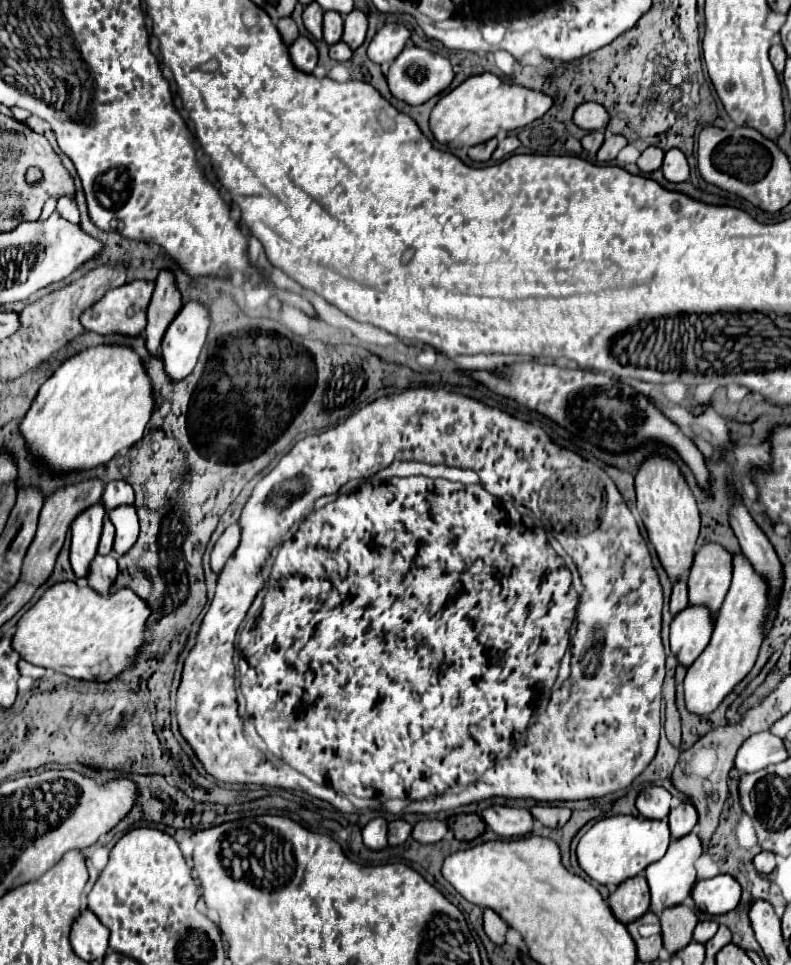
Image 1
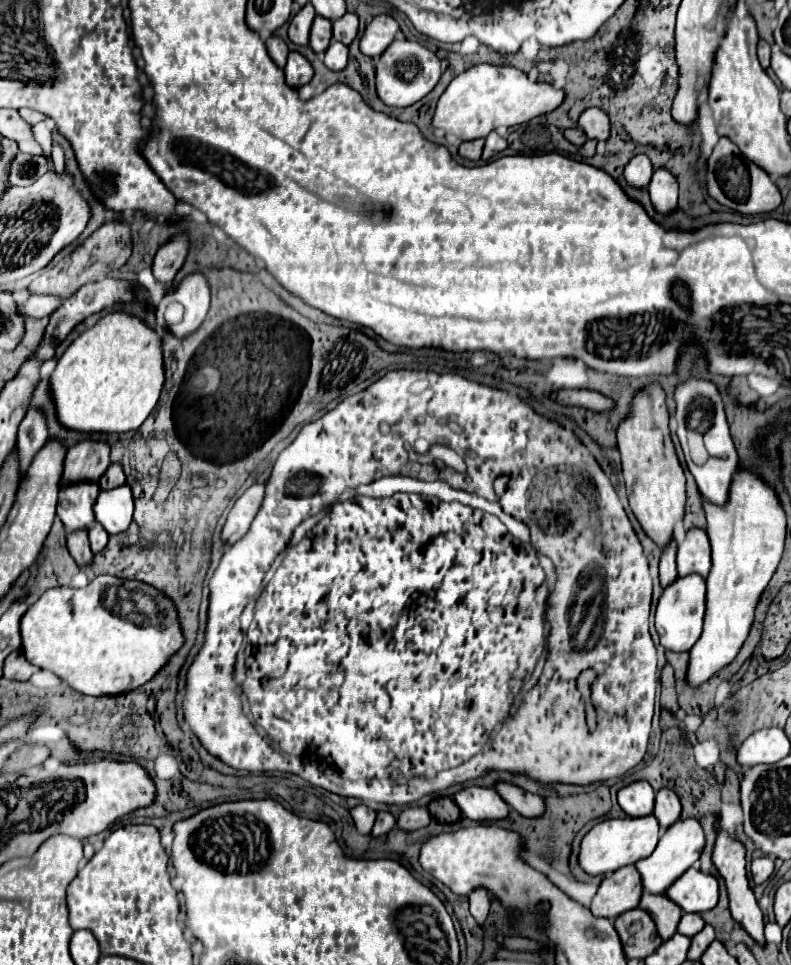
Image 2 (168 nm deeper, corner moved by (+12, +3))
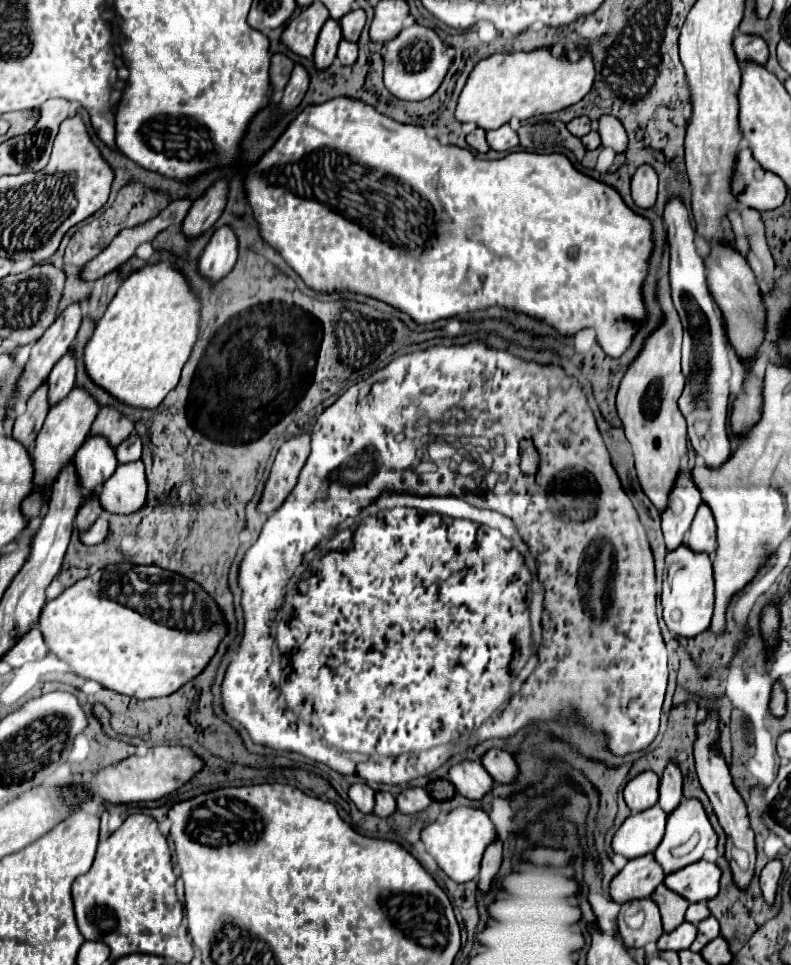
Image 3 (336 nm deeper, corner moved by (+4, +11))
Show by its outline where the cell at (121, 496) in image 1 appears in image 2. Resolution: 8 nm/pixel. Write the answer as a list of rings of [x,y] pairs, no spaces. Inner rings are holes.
[[[110,464],[108,470],[104,472],[104,476],[100,478],[100,488],[102,490],[108,490],[108,488],[118,488],[120,484],[126,482],[126,476],[124,476],[124,470],[122,470],[122,464]]]

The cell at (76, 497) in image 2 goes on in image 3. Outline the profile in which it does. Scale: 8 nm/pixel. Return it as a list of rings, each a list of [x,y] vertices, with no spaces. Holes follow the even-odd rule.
[[[98,436],[88,438],[74,456],[76,476],[80,478],[80,488],[86,494],[96,492],[96,488],[102,486],[104,480],[108,480],[108,476],[112,476],[116,466],[118,462],[114,450],[108,446],[104,438]]]

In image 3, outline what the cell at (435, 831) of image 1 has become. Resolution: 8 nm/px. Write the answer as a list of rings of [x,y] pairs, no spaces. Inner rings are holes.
[[[408,788],[396,798],[396,802],[402,814],[416,814],[416,812],[426,810],[432,804],[432,798],[422,788]]]

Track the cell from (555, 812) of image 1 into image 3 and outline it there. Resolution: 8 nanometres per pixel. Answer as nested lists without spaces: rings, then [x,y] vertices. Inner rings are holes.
[[[488,750],[482,756],[482,766],[500,784],[512,784],[520,774],[514,758],[504,750]]]

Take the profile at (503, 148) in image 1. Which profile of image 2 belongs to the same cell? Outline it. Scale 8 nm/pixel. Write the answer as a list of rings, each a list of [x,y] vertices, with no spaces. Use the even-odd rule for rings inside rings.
[[[490,132],[488,138],[486,138],[486,144],[484,144],[482,160],[490,160],[490,158],[494,158],[496,154],[500,154],[500,152],[506,150],[506,148],[508,148],[506,138],[502,138],[498,132]]]

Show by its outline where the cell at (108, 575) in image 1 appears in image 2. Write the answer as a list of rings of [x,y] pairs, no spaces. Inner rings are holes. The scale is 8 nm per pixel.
[[[76,530],[76,532],[68,534],[66,542],[68,542],[68,550],[78,566],[86,566],[92,562],[94,554],[92,554],[90,544],[88,544],[88,530],[80,530],[80,532]]]

